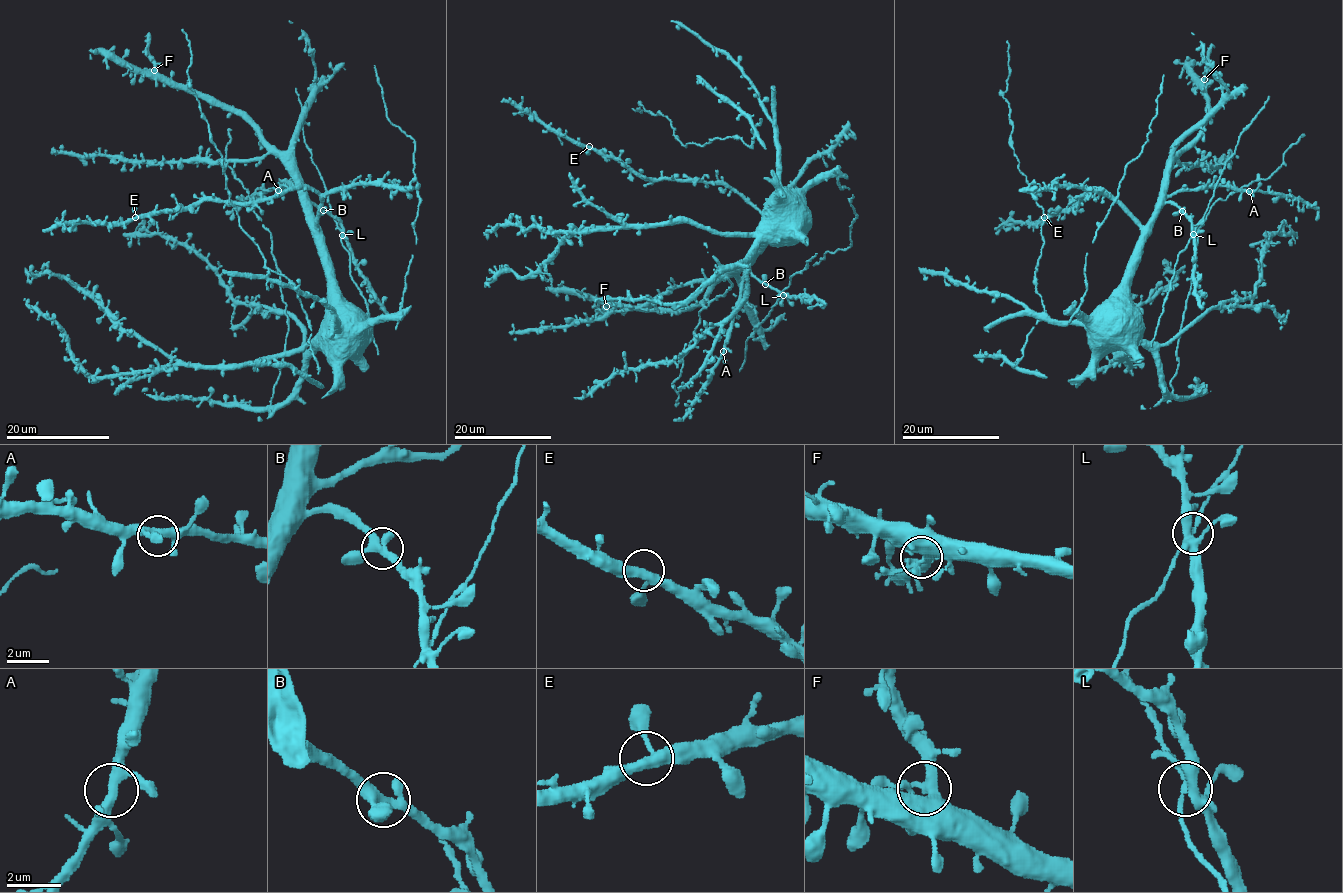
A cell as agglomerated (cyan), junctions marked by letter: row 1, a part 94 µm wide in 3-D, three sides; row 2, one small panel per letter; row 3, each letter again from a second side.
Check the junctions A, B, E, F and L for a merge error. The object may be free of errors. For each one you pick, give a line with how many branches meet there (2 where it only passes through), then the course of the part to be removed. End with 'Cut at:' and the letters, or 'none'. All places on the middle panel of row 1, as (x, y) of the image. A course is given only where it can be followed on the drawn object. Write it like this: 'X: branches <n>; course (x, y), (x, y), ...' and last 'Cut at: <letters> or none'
Cut at: none

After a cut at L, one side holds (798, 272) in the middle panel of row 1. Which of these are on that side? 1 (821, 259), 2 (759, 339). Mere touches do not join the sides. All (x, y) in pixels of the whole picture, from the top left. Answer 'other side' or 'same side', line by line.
1: other side
2: other side

